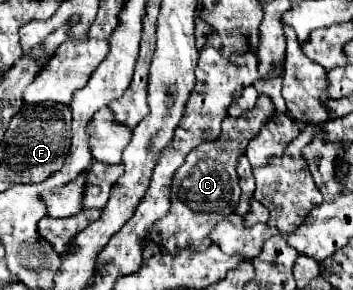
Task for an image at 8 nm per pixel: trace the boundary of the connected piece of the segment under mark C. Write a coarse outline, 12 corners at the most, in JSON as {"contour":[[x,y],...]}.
{"contour":[[268,95],[188,153],[152,241],[206,251],[240,201],[238,159],[276,115]]}

